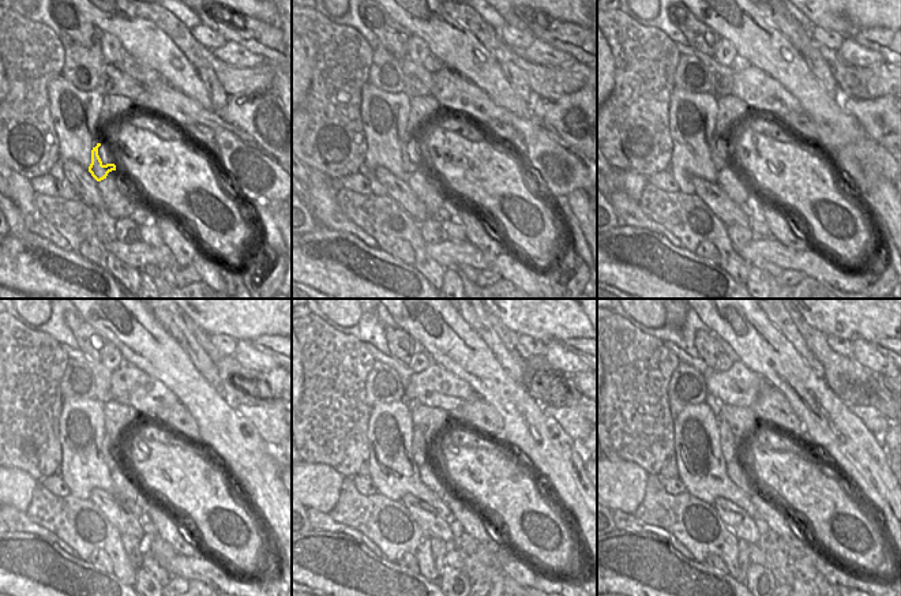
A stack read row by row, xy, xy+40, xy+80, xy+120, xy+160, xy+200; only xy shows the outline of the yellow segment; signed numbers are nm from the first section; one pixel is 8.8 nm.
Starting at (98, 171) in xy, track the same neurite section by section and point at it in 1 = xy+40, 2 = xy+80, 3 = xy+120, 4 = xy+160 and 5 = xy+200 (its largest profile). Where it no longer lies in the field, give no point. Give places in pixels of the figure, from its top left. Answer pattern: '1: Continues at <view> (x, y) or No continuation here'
1: Continues at xy+40 (409, 168)
2: Continues at xy+80 (719, 156)
3: Continues at xy+120 (111, 449)
4: Continues at xy+160 (420, 448)
5: Continues at xy+200 (728, 443).

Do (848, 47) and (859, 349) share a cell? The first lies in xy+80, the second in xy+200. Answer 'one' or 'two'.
one

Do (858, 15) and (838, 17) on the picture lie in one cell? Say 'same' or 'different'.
same

